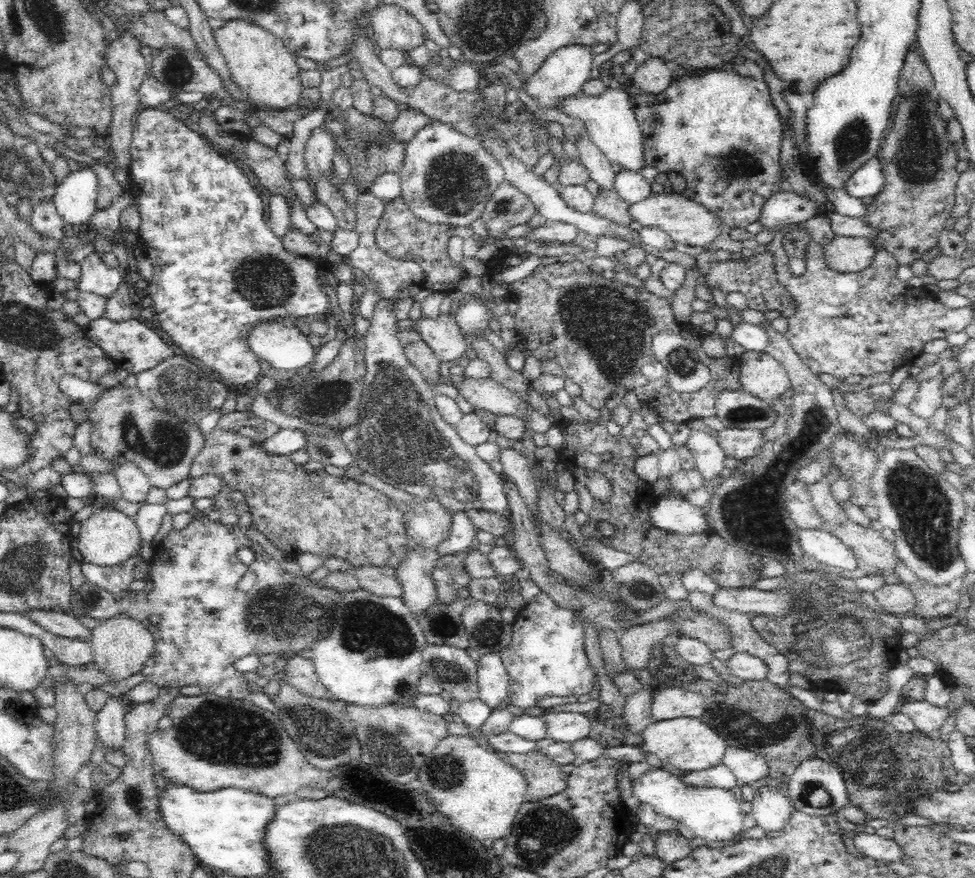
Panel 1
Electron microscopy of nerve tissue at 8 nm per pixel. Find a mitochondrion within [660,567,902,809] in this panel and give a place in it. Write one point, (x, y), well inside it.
(835, 641)

